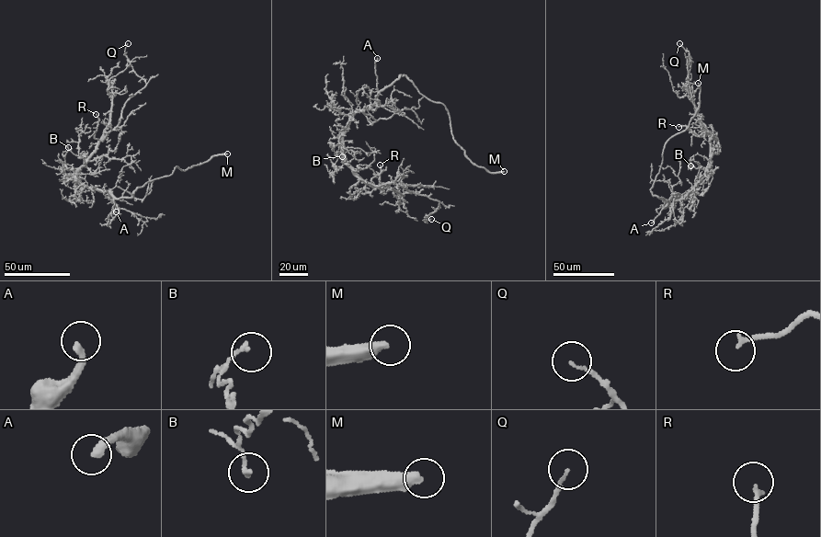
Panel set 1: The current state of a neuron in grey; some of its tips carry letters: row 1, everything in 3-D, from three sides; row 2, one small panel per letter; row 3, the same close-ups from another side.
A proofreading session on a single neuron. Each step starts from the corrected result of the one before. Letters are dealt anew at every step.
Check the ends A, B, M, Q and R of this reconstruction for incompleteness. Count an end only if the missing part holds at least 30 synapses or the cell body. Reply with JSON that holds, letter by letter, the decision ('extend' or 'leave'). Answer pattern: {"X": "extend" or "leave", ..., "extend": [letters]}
{"A": "extend", "B": "leave", "M": "extend", "Q": "leave", "R": "leave", "extend": ["A", "M"]}

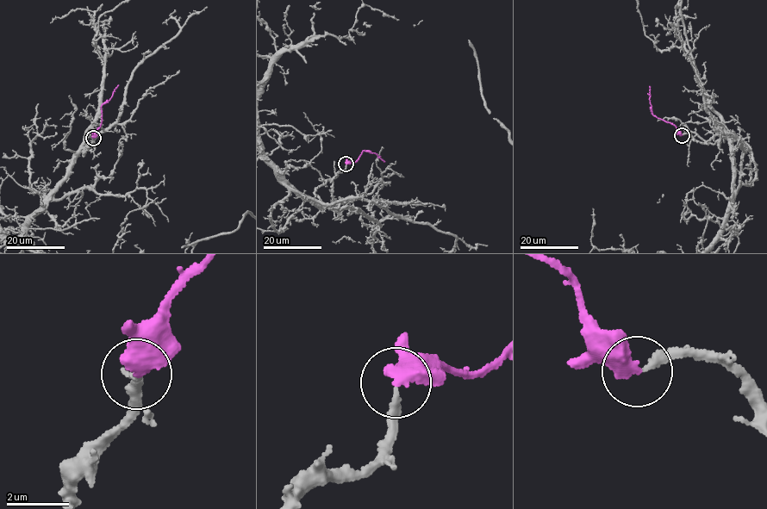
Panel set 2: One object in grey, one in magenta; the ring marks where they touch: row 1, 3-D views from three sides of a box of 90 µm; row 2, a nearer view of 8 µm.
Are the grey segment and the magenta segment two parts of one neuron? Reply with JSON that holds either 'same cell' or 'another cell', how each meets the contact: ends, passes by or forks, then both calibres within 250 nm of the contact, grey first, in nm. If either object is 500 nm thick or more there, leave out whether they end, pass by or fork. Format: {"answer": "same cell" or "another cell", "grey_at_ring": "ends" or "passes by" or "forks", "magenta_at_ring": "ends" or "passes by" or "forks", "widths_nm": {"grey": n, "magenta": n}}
{"answer": "same cell", "grey_at_ring": "ends", "magenta_at_ring": "ends", "widths_nm": {"grey": 200, "magenta": 480}}

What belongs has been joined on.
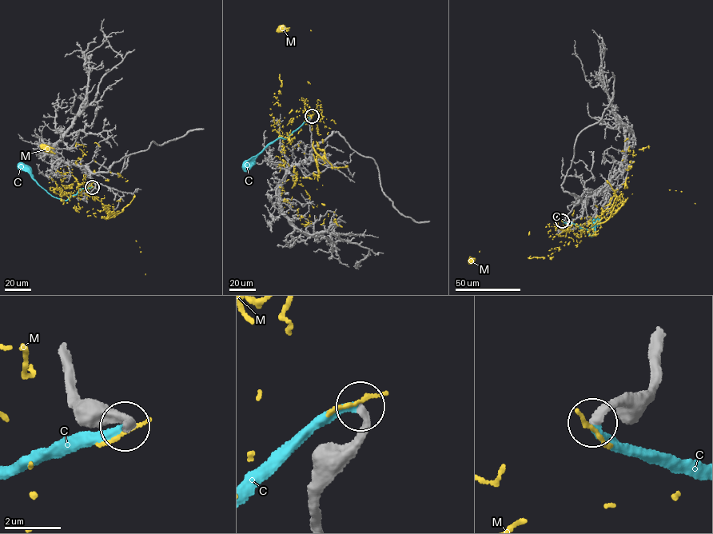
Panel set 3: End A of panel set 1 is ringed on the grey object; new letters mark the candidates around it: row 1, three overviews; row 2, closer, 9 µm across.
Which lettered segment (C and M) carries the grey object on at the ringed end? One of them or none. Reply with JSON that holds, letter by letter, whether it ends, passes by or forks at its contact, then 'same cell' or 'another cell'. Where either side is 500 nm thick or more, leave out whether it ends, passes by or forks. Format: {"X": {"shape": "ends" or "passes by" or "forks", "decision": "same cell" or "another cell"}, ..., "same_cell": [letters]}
{"C": {"shape": "ends", "decision": "same cell"}, "M": {"shape": "ends", "decision": "another cell"}, "same_cell": ["C"]}

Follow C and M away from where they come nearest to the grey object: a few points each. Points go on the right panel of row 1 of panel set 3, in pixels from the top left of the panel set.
C: (563, 221), (587, 229), (591, 237), (595, 229), (591, 226), (597, 222)
M: (562, 221), (563, 225), (555, 229), (551, 226), (479, 251), (471, 260)

